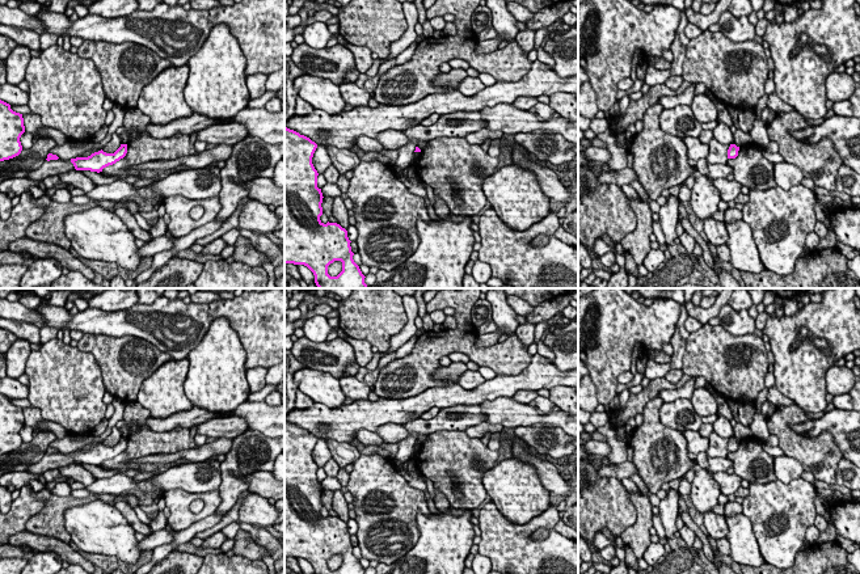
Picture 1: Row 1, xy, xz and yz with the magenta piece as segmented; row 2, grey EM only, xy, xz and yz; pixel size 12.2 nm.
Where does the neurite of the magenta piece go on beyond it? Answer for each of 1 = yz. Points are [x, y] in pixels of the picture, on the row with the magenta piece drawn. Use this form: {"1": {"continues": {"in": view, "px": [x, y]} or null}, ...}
{"1": {"continues": null}}

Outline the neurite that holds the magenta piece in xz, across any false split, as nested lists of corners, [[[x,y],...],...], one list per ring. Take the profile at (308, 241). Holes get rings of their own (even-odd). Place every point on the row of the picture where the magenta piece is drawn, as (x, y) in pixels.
[[[284,124],[284,265],[304,265],[315,275],[315,283],[319,288],[368,288],[364,283],[364,275],[362,274],[359,266],[354,262],[350,246],[350,240],[347,237],[347,231],[337,223],[324,224],[320,220],[322,215],[322,193],[317,187],[317,170],[312,164],[313,153],[317,144],[309,138],[300,135],[299,132],[290,130]],[[334,261],[342,262],[342,271],[337,277],[330,277],[328,274],[328,266]]]

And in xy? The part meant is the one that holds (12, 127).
[[[0,100],[0,161],[21,153],[20,138],[24,132],[22,114],[13,111],[9,104]]]

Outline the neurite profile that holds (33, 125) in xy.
[[[34,113],[25,114],[22,115],[22,118],[24,118],[25,132],[29,132],[39,138],[54,139],[58,143],[58,145],[62,145],[68,140],[63,132],[51,127],[43,126],[41,117],[38,114],[34,114]]]

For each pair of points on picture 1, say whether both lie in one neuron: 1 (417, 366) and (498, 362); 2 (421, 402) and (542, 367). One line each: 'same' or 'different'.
1: same
2: same

